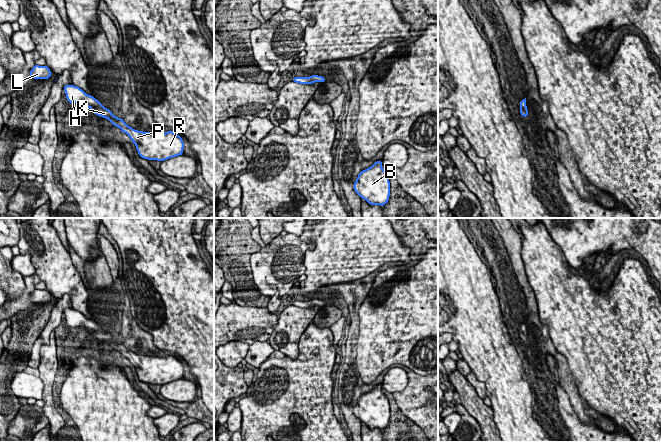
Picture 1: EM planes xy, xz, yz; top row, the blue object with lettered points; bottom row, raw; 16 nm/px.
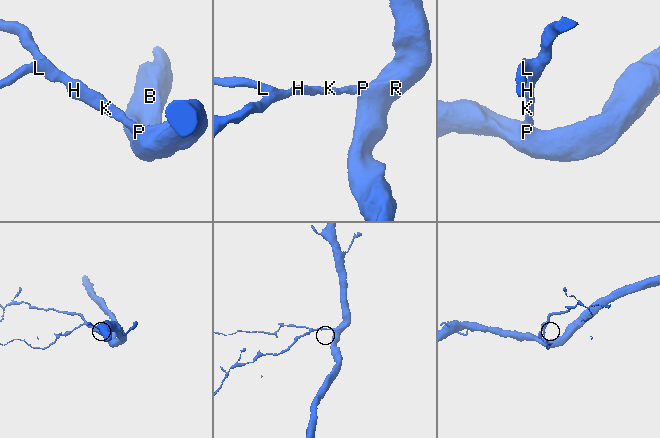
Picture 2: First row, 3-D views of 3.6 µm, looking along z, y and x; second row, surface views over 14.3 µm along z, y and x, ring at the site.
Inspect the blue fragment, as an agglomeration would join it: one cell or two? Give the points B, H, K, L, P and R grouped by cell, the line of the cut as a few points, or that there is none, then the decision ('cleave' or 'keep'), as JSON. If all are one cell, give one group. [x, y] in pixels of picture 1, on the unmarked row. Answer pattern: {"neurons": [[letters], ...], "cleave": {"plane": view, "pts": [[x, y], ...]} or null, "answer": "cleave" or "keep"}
{"neurons": [["B", "K", "P", "R"], ["H", "L"]], "cleave": {"plane": "xy", "pts": [[97, 324], [97, 327], [91, 332]]}, "answer": "cleave"}

